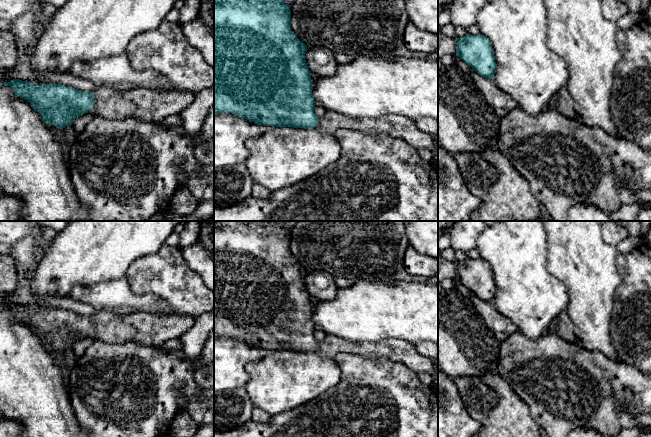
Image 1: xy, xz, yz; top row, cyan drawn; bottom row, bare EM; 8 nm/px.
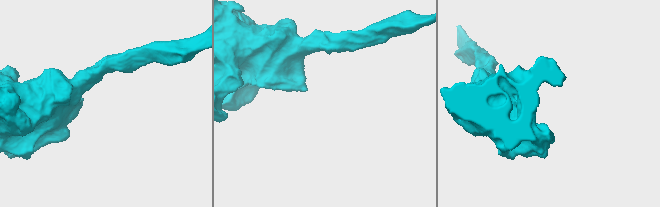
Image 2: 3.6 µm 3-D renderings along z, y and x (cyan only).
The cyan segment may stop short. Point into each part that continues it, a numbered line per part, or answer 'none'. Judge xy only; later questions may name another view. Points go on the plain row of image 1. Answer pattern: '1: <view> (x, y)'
1: xy (151, 330)

